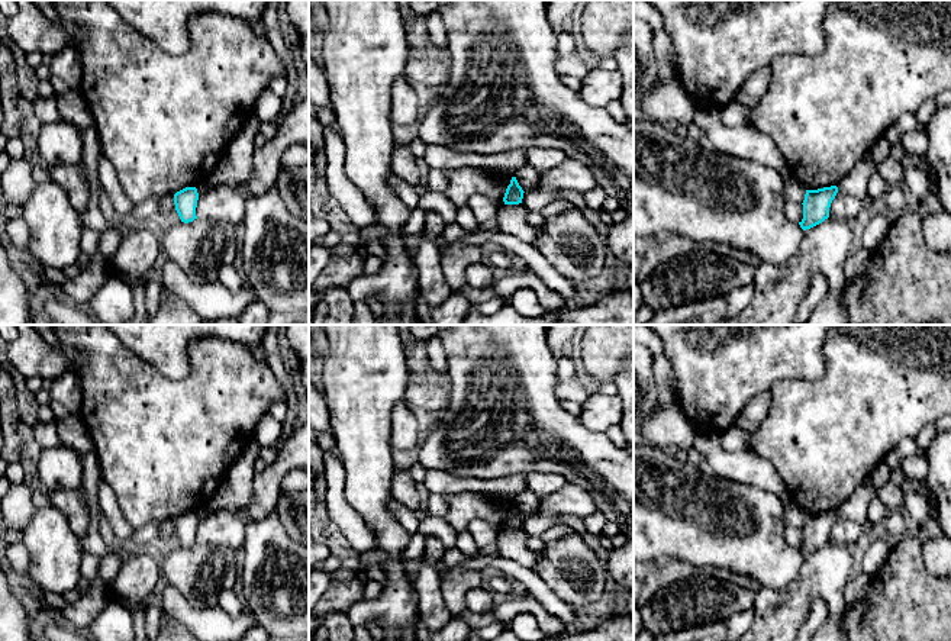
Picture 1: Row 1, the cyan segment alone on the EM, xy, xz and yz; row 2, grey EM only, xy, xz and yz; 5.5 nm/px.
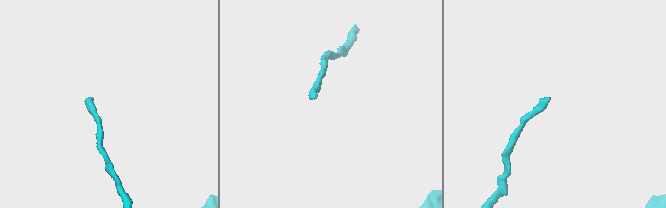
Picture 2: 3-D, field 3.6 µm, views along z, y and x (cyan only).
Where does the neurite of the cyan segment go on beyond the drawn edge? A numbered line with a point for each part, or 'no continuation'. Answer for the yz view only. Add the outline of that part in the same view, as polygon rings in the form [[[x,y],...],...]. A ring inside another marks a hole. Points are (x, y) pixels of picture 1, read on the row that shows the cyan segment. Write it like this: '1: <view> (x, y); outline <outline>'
no continuation

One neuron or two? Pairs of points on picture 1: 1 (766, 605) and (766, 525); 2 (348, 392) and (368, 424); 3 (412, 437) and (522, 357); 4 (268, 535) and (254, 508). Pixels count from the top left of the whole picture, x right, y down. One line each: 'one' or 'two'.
1: two
2: one
3: two
4: two

